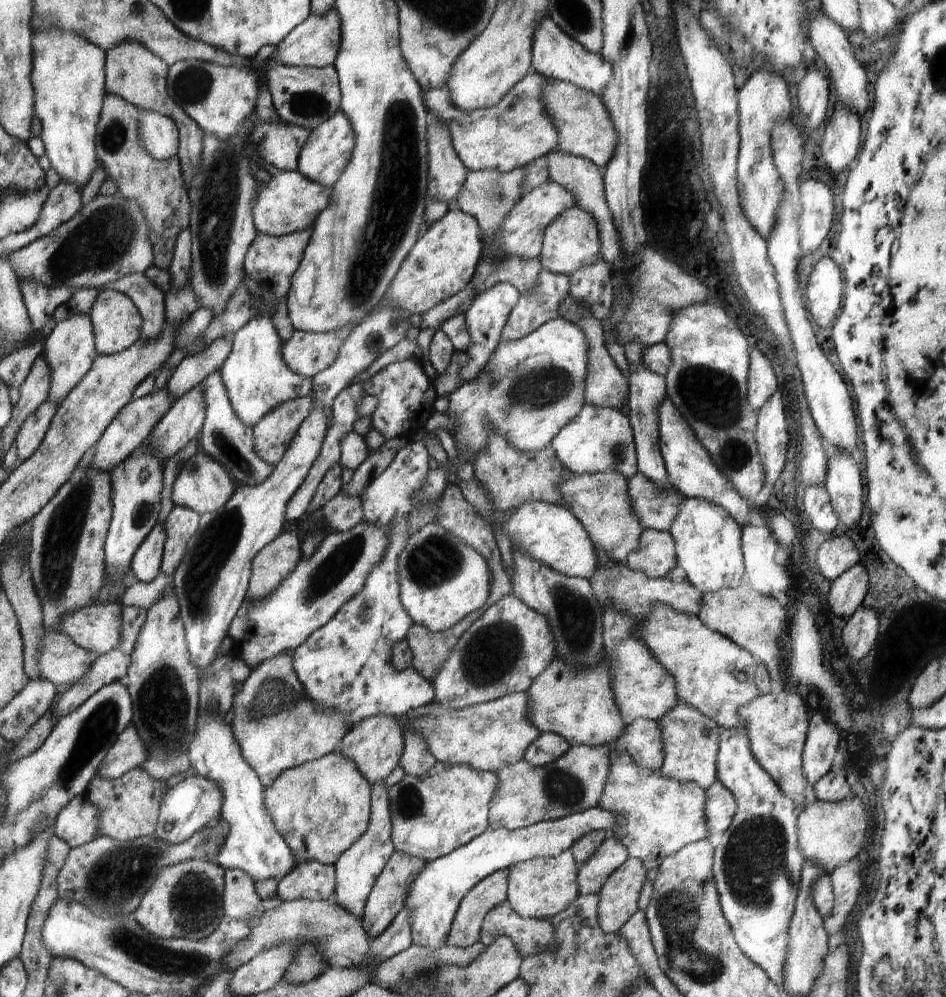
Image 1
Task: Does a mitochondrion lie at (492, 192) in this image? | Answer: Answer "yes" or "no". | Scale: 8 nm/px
yes

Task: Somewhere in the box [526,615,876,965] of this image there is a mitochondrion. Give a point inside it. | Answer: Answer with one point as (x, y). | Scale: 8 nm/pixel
(756, 856)

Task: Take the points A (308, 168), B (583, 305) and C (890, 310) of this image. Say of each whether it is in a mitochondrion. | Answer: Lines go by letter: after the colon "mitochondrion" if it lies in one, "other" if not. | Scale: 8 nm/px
A: other
B: other
C: other

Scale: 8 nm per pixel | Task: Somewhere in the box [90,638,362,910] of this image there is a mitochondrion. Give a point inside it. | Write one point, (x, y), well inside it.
(163, 701)

